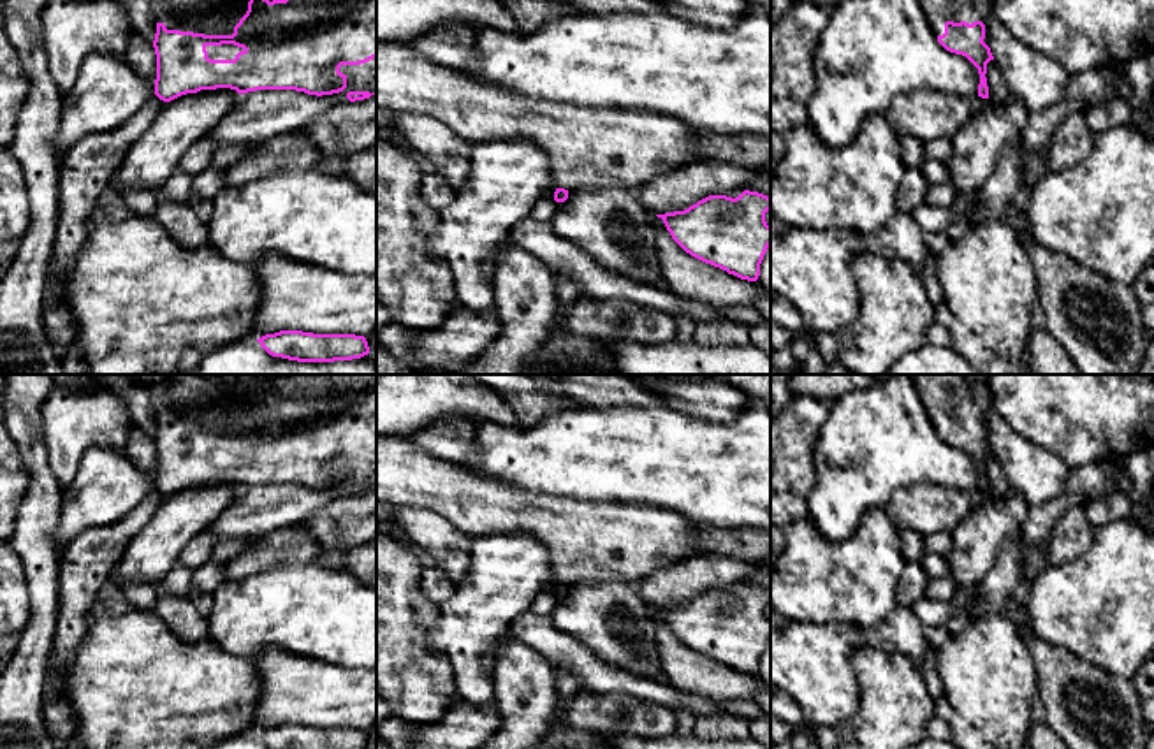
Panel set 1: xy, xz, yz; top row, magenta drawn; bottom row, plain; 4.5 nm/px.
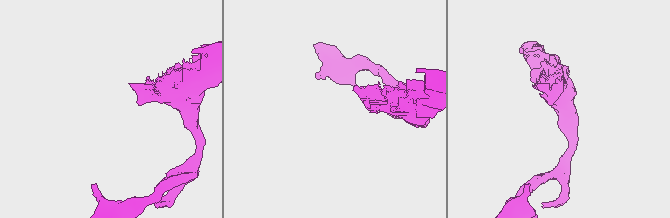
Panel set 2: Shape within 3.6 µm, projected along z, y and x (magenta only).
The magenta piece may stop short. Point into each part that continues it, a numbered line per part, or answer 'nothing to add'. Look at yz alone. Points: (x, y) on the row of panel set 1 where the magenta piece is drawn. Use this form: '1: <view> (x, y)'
1: yz (938, 13)

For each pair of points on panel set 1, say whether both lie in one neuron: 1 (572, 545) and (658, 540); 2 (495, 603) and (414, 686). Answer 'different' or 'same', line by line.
1: same
2: different

